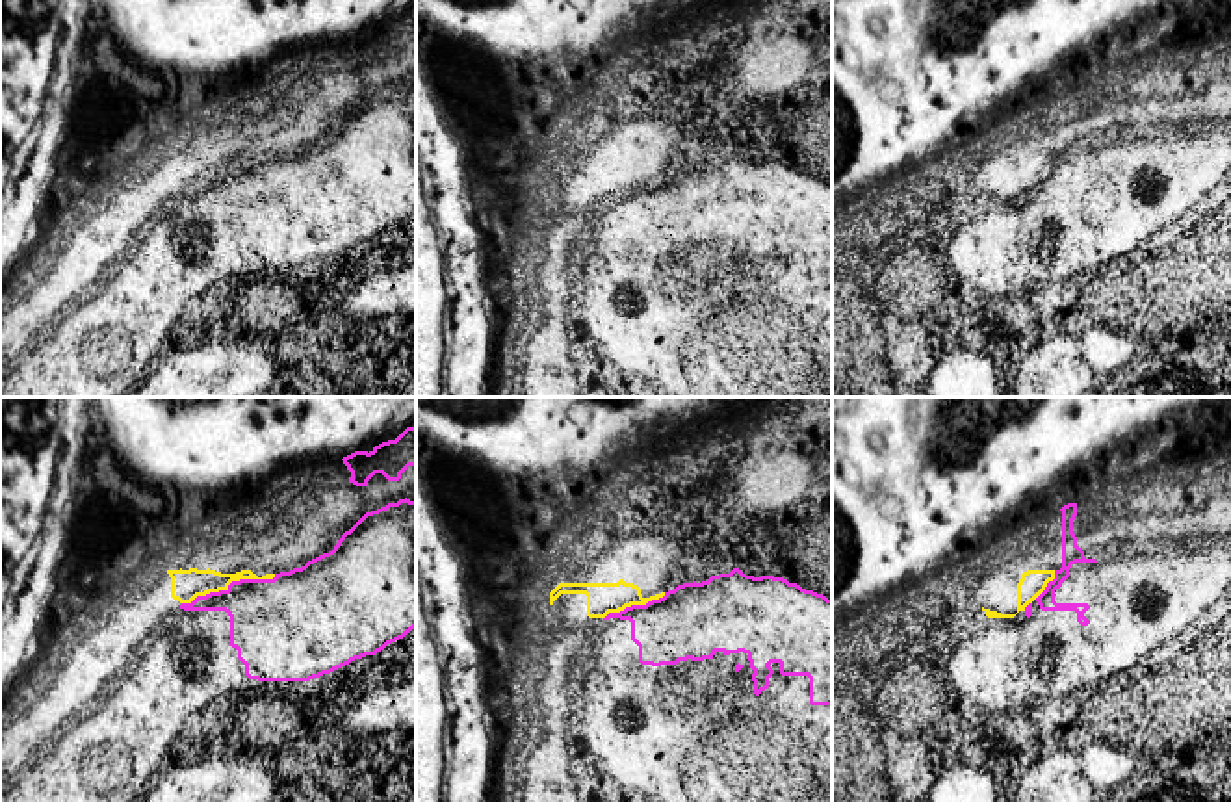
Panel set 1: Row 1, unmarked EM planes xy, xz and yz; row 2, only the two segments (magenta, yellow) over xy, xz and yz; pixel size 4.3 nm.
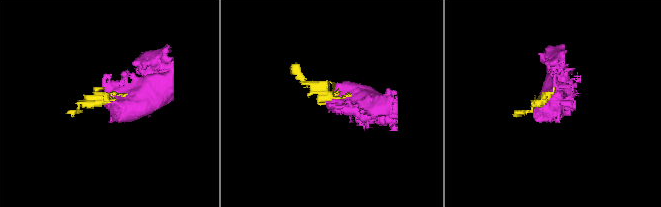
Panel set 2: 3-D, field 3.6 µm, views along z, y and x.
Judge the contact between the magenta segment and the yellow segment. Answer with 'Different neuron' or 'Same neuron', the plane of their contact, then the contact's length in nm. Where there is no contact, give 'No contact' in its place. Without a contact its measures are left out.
Different neuron. Touches magenta in xy. Shared border 420 nm

